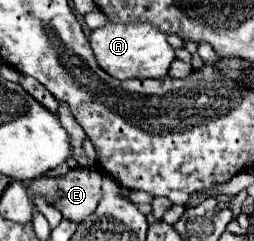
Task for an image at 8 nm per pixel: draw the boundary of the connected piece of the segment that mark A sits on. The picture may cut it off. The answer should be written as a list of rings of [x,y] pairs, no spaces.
[[[105,24],[89,36],[97,64],[117,80],[127,78],[165,78],[171,62],[175,60],[175,50],[167,42],[165,32],[153,24]]]

